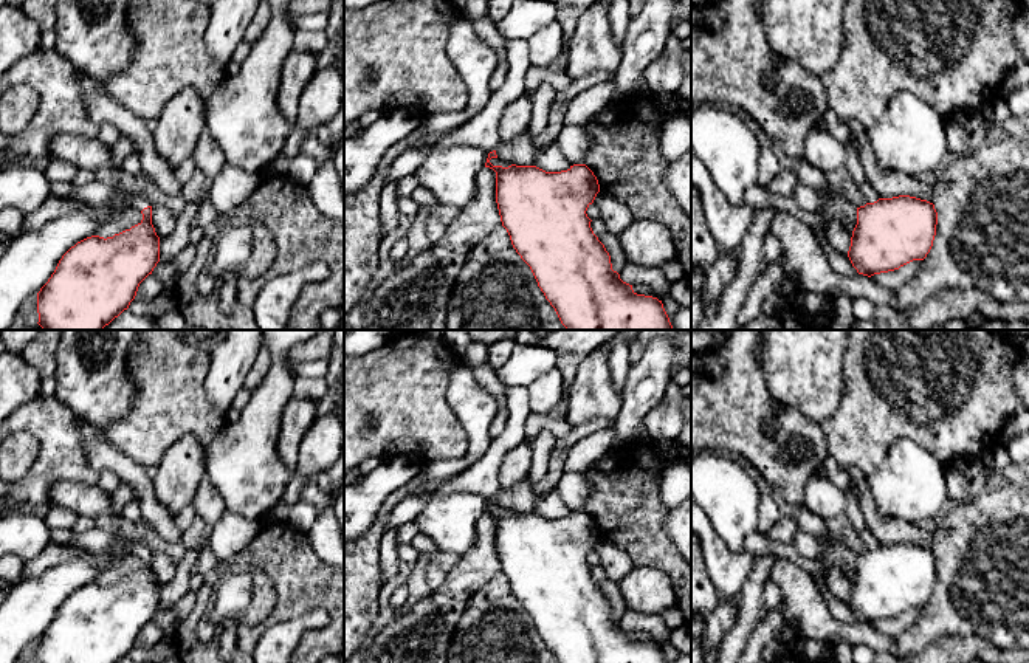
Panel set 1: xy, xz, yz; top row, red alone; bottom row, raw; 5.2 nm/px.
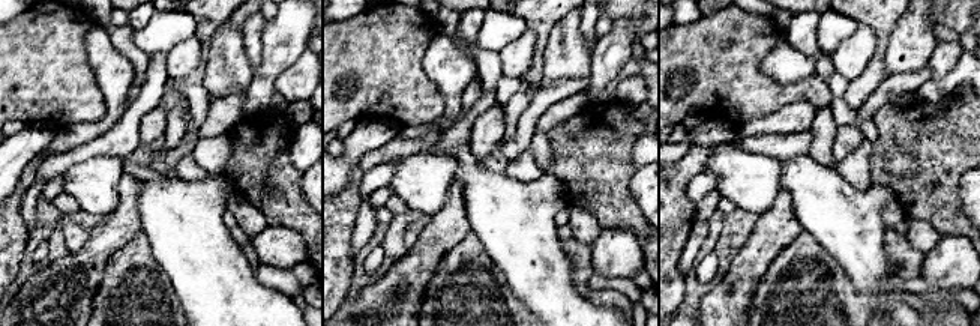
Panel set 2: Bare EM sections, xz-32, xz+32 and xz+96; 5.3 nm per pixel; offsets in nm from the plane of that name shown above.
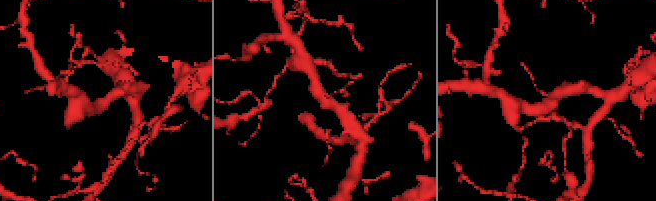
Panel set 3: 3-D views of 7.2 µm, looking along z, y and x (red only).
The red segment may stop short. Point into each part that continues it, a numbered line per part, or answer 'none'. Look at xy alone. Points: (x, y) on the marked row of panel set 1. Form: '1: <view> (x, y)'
1: xy (96, 192)

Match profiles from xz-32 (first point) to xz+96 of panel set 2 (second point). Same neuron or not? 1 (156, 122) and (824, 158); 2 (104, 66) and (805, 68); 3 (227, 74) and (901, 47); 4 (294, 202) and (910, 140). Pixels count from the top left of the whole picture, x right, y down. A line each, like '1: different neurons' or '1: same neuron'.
1: same neuron
2: same neuron
3: same neuron
4: same neuron

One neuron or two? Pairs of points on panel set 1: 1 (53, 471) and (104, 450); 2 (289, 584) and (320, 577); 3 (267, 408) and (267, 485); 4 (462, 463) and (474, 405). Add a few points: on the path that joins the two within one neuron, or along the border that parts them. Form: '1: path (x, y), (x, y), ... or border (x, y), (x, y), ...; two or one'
1: border (78, 422), (84, 457), (98, 473); two
2: path (296, 581), (312, 581); one
3: path (264, 426), (264, 467); one
4: path (476, 450), (476, 419); one

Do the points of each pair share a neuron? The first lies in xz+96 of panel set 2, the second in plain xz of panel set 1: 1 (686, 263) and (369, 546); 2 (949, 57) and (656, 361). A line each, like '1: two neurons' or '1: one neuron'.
1: two neurons
2: one neuron

